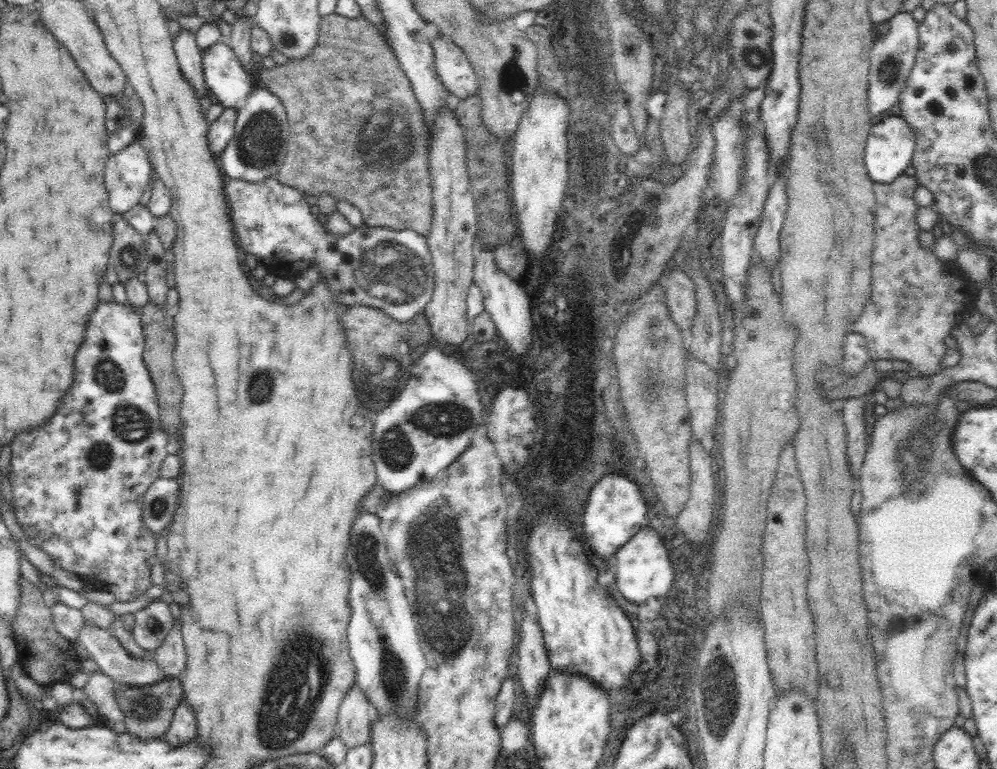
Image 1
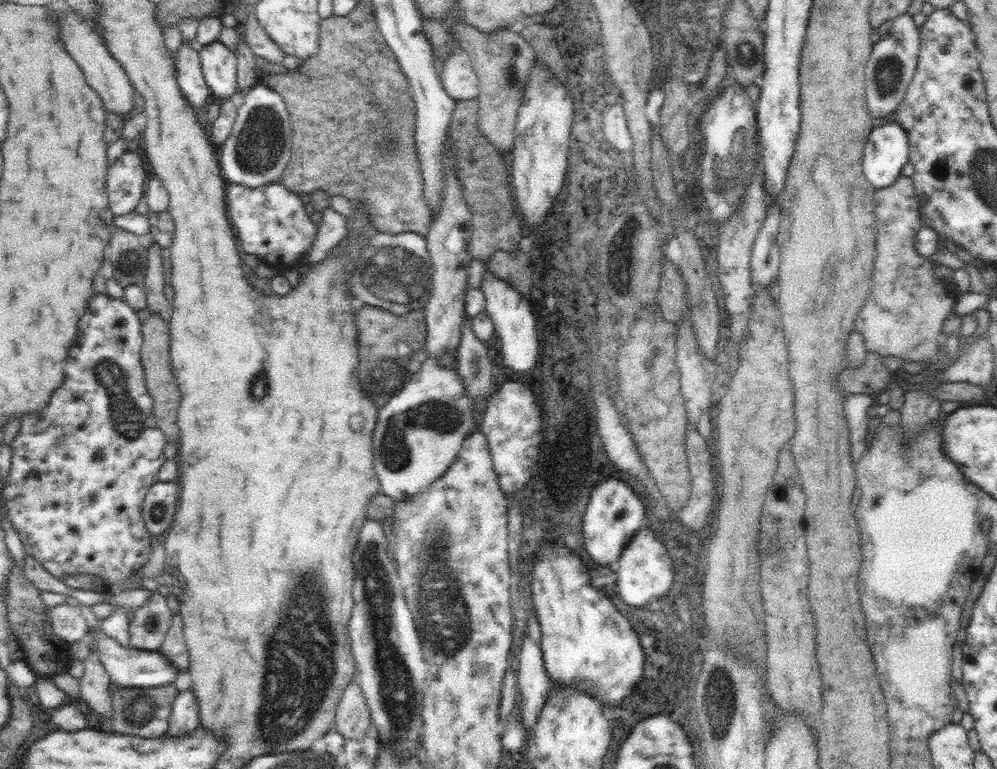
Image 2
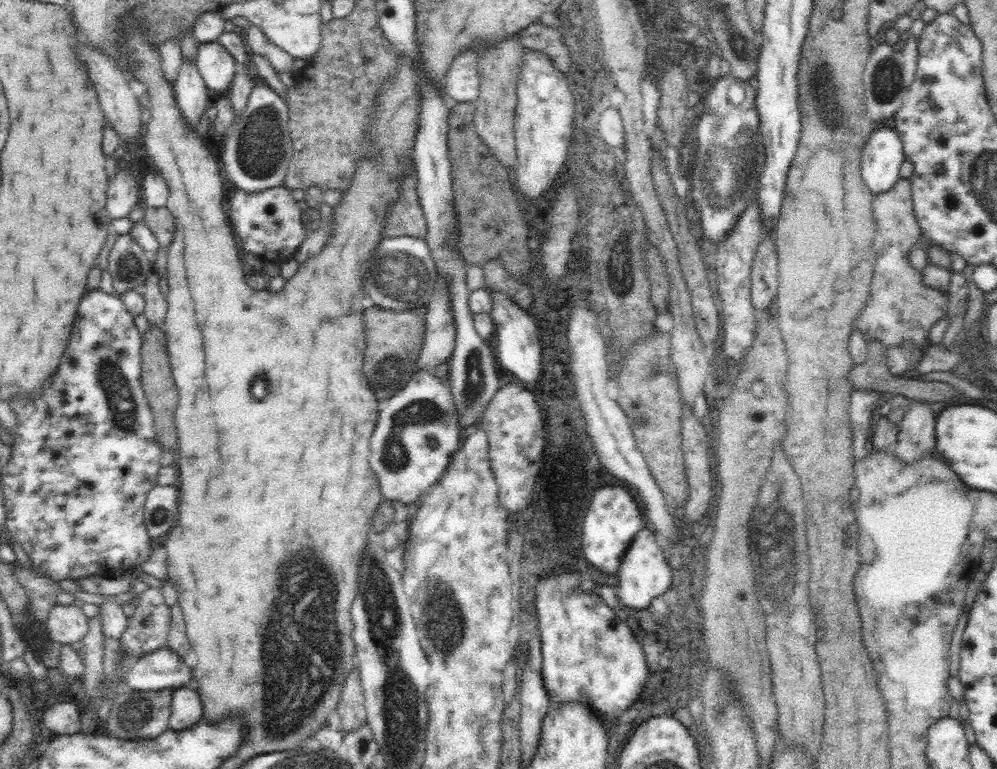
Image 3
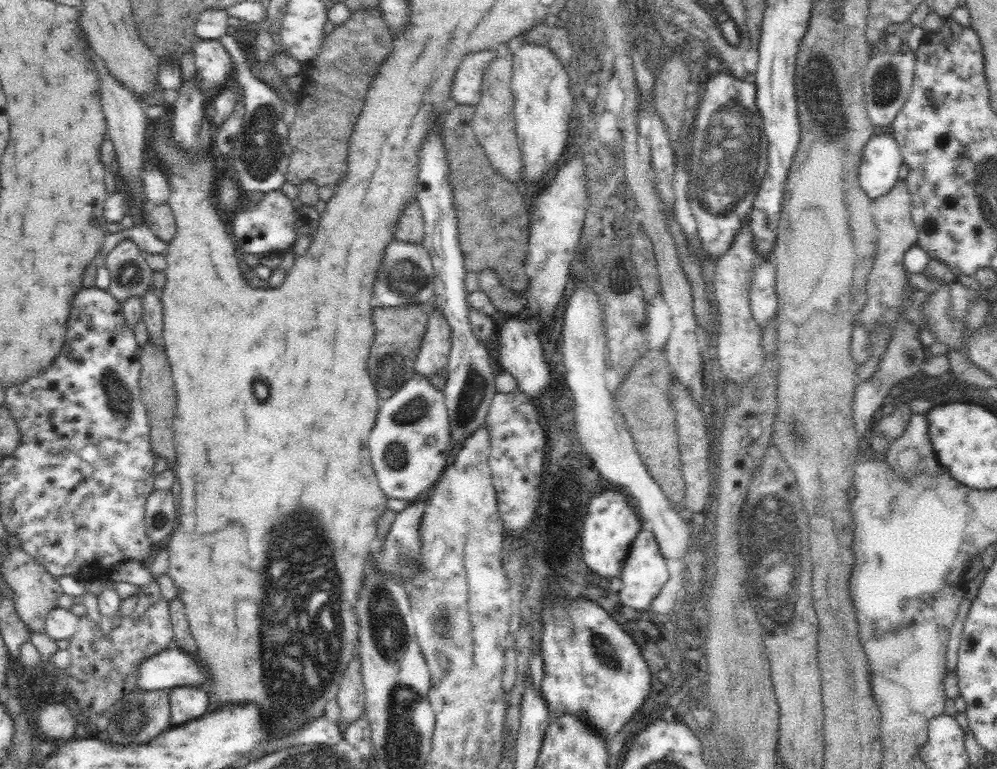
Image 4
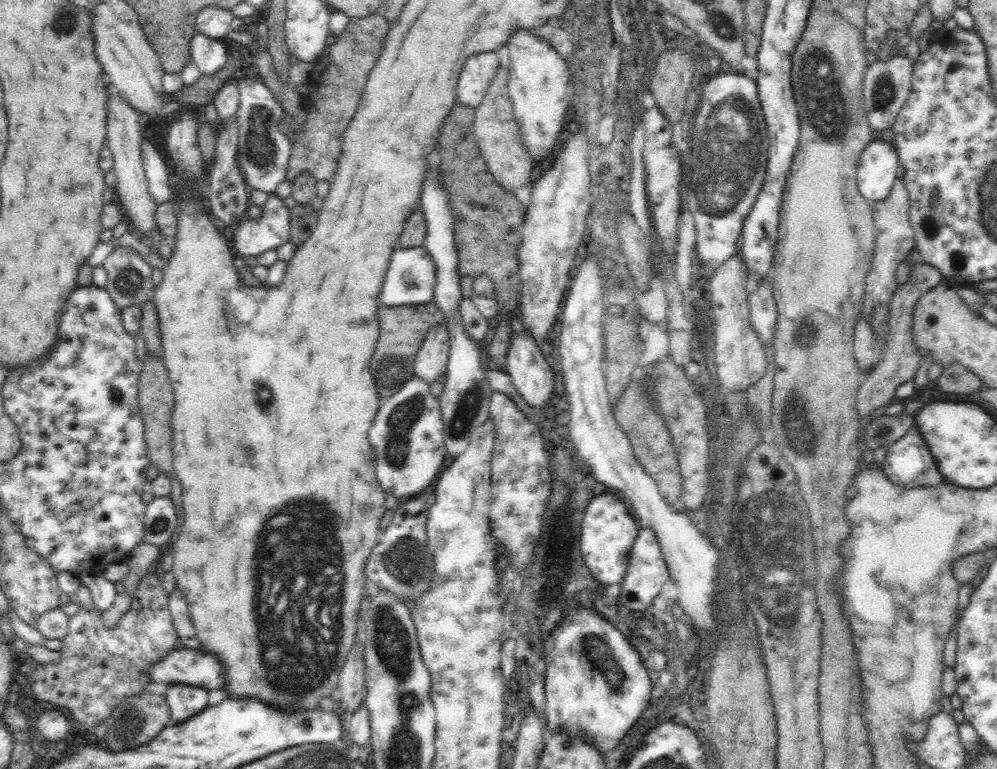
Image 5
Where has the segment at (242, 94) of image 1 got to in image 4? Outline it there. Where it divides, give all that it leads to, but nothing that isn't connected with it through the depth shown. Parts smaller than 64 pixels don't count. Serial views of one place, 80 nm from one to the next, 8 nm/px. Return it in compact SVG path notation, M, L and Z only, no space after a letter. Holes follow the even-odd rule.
M198 39L192 50L201 82L212 83L219 90L232 72L234 62L219 39Z

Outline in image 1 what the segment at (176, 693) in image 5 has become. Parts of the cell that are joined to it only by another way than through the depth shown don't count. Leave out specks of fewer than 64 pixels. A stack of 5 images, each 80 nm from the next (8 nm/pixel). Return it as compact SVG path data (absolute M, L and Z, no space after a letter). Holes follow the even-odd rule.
M182 698L175 708L172 724L168 727L165 739L168 744L178 747L196 738L196 715L188 699Z

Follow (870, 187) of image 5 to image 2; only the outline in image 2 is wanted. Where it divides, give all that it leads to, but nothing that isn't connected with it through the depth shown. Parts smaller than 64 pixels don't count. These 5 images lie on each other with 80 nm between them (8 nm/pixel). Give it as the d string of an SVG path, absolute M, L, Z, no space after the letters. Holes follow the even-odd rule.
M888 122L884 126L874 128L868 136L863 149L862 168L866 179L875 190L887 188L896 183L901 176L902 166L909 161L908 135L898 122Z

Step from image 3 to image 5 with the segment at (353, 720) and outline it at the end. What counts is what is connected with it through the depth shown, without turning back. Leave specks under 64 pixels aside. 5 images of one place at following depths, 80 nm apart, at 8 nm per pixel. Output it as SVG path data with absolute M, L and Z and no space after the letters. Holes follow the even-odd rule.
M360 638L348 653L344 668L339 673L338 688L341 690L341 711L355 713L356 709L364 703L367 695L365 683L364 647Z

